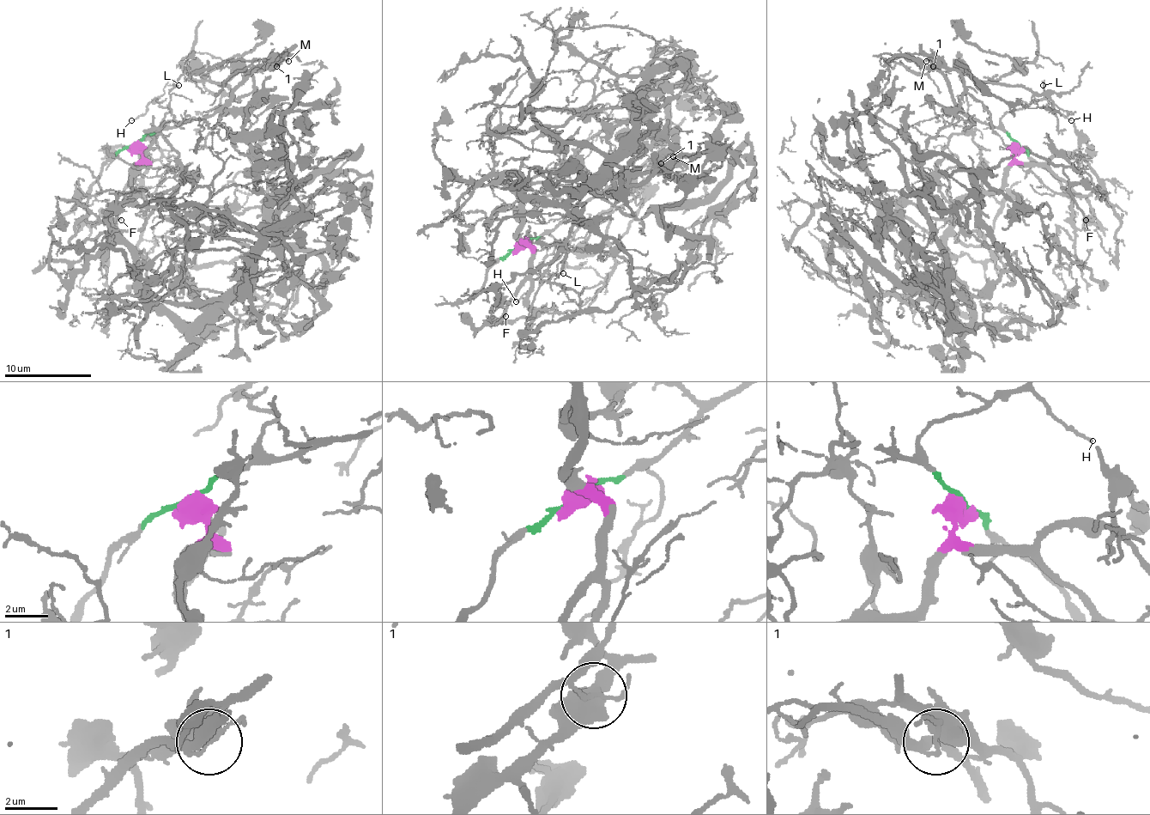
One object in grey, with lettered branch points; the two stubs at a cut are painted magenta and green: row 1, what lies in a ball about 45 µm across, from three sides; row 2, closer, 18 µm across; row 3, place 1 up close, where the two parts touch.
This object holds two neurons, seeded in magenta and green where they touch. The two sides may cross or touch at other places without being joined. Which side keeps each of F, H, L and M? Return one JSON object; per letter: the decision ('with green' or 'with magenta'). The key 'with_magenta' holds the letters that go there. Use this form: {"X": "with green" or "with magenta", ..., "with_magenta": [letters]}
{"F": "with magenta", "H": "with green", "L": "with green", "M": "with green", "with_magenta": ["F"]}

